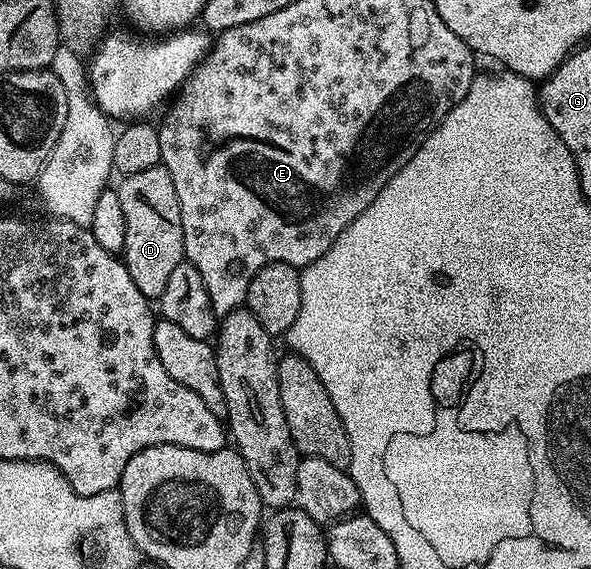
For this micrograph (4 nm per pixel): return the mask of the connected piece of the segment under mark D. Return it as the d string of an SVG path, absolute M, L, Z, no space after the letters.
M162 164L121 177L119 183L116 191L123 207L123 219L127 222L123 250L125 266L135 287L139 287L145 297L159 299L167 288L171 271L185 260L183 219L179 211L179 195L175 195L175 183Z

